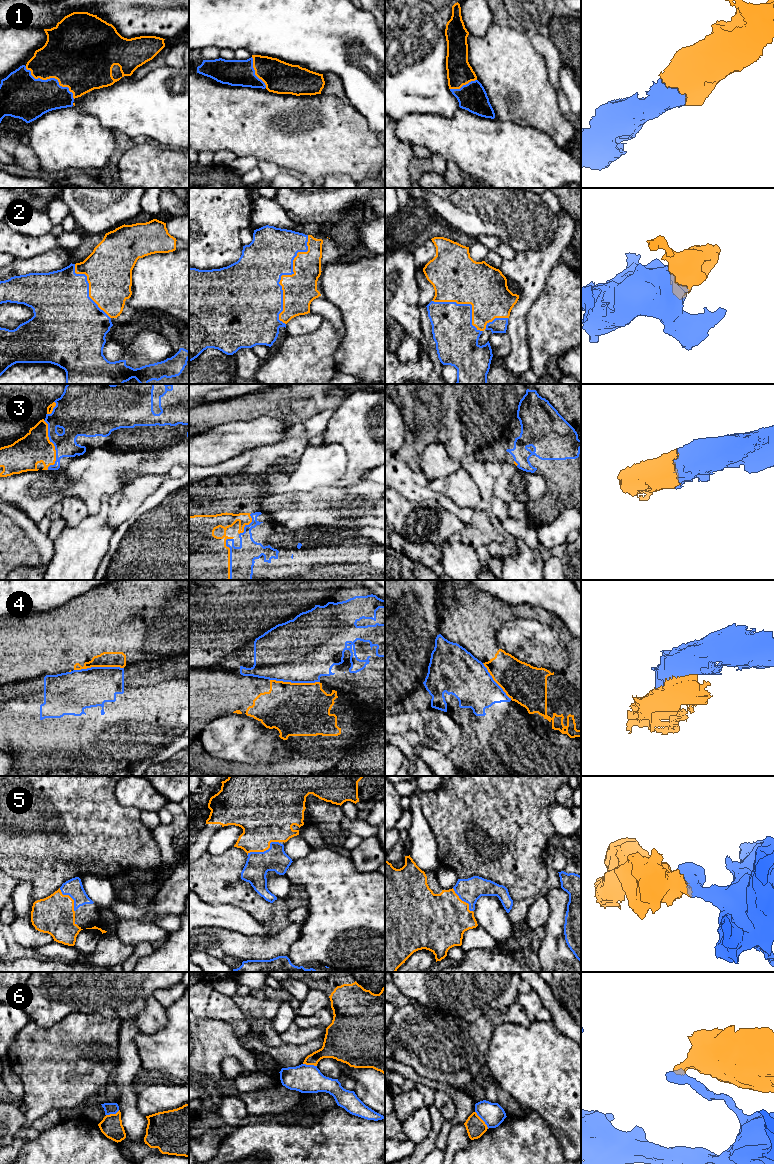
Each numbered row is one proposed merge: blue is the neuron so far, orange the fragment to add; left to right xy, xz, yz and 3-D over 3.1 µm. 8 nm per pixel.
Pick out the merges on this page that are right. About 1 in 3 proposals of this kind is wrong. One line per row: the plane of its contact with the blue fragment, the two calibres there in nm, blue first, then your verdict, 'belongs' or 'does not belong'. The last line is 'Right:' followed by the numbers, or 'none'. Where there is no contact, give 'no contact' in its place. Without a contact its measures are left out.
1: xy | 340/460 nm | belongs
2: xz | 400/280 nm | belongs
3: xy | 240/260 nm | belongs
4: xy | 320/130 nm | does not belong
5: xz | 190/360 nm | belongs
6: yz | 180/160 nm | does not belong
Right: 1, 2, 3, 5

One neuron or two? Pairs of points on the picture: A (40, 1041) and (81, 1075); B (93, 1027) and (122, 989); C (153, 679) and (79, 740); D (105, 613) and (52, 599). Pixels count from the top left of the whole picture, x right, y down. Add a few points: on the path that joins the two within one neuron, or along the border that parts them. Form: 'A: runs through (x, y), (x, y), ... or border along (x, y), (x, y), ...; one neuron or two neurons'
A: runs through (50, 1051), (63, 1064), (71, 1065); one neuron
B: border along (78, 1011), (120, 1019); two neurons
C: runs through (135, 696), (119, 712), (107, 712), (97, 722); one neuron
D: border along (87, 592), (70, 599), (54, 609), (44, 611); two neurons

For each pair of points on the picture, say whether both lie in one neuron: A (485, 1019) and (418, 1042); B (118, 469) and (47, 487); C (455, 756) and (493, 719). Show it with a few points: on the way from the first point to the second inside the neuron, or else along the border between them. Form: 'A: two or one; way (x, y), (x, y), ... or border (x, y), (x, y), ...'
A: one; way (468, 1036), (462, 1042), (435, 1042)
B: one; way (100, 472), (65, 483)
C: one; way (465, 750), (487, 729)

